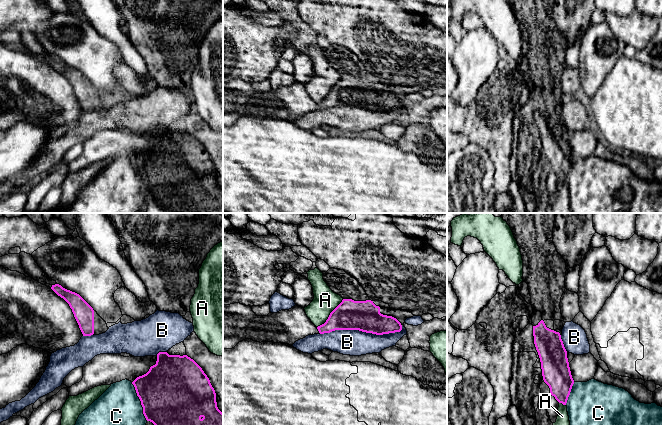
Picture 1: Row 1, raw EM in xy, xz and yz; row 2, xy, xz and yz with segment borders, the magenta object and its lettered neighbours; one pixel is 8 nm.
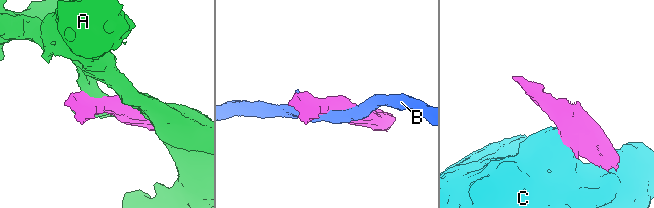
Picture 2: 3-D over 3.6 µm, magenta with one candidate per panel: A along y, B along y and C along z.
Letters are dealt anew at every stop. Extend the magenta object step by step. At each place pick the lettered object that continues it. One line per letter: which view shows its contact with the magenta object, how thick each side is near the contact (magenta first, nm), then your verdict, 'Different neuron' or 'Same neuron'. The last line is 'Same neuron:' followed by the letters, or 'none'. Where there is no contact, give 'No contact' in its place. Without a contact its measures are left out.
A: Touches magenta in xz. Thickness 240 nm (magenta) against 190 nm. Different neuron
B: Touches magenta in xz. Thickness 240 nm (magenta) against 200 nm. Different neuron
C: Touches magenta in xy. Thickness 500 nm (magenta) against 440 nm. Different neuron
Same neuron: none

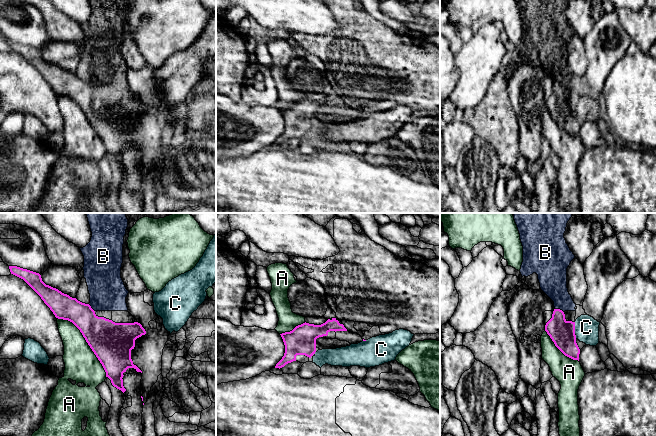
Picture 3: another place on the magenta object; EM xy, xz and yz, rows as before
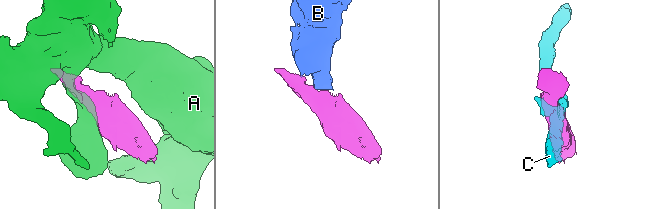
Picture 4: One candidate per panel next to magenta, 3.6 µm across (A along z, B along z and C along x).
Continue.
A: Touches magenta in xy. Thickness 320 nm (magenta) against 280 nm. Different neuron
B: Touches magenta in yz. Thickness 200 nm (magenta) against 220 nm. Same neuron
C: Touches magenta in yz. Thickness 200 nm (magenta) against 190 nm. Different neuron
Same neuron: B

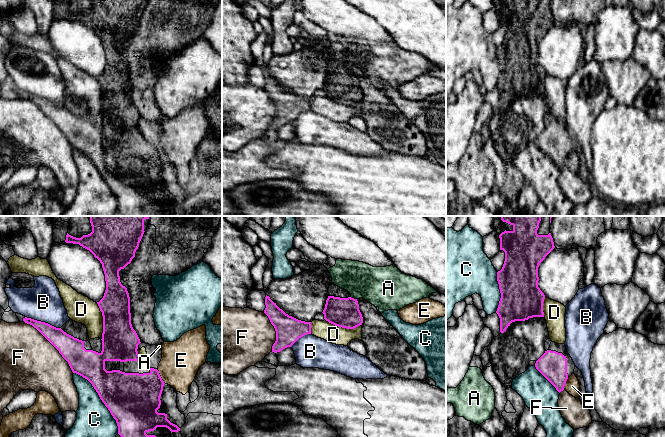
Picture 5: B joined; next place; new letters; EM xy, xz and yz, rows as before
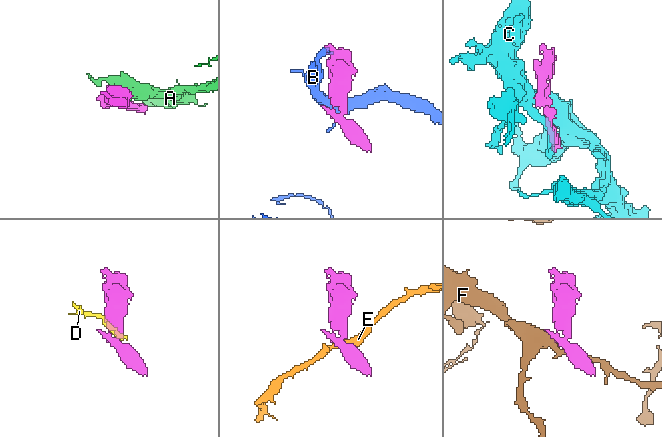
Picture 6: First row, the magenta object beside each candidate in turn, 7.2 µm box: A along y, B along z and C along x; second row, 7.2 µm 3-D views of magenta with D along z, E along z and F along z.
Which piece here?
A: Touches magenta in xz. Thickness 240 nm (magenta) against 320 nm. Different neuron
B: Touches magenta in xy. Thickness 160 nm (magenta) against 300 nm. Different neuron
C: Touches magenta in xy. Thickness 420 nm (magenta) against 340 nm. Different neuron
D: Touches magenta in xy. Thickness 300 nm (magenta) against 220 nm. Different neuron
E: Touches magenta in xy. Thickness 380 nm (magenta) against 320 nm. Different neuron
F: Touches magenta in xy. Thickness 190 nm (magenta) against 460 nm. Different neuron
Same neuron: none

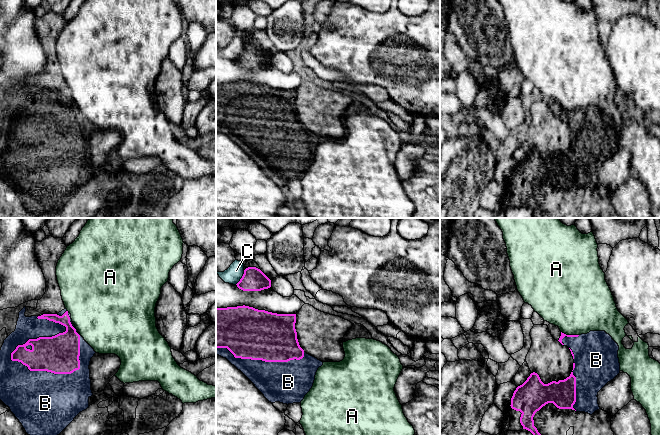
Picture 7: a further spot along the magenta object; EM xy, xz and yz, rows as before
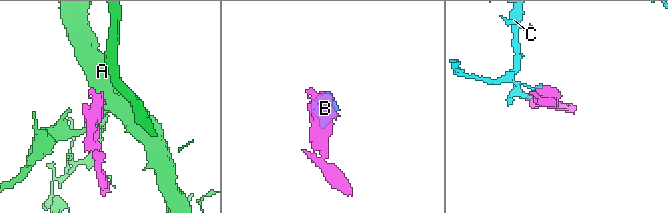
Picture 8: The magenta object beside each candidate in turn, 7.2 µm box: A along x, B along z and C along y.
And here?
A: Touches magenta in yz. Thickness 40 nm (magenta) against 460 nm. Different neuron
B: Touches magenta in xy. Thickness 320 nm (magenta) against 400 nm. Same neuron
C: Touches magenta in xz. Thickness 190 nm (magenta) against 140 nm. Different neuron
Same neuron: B

